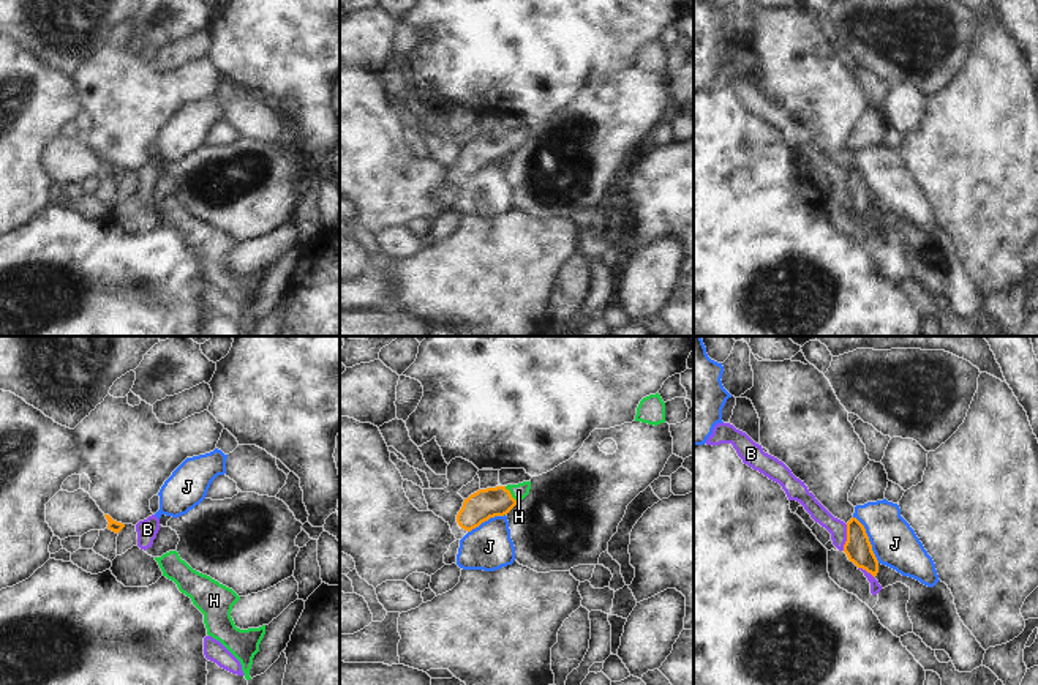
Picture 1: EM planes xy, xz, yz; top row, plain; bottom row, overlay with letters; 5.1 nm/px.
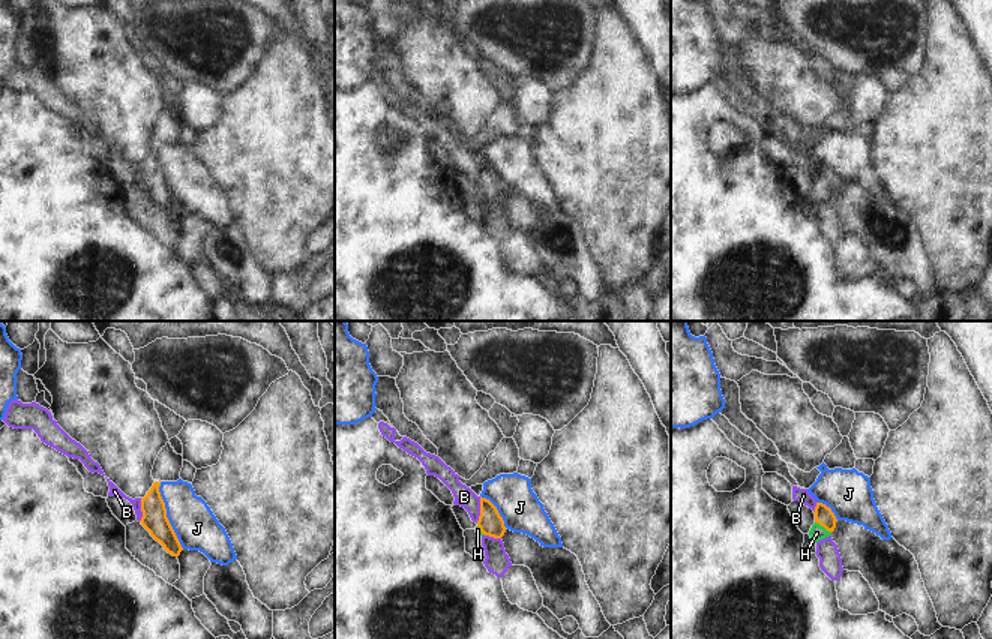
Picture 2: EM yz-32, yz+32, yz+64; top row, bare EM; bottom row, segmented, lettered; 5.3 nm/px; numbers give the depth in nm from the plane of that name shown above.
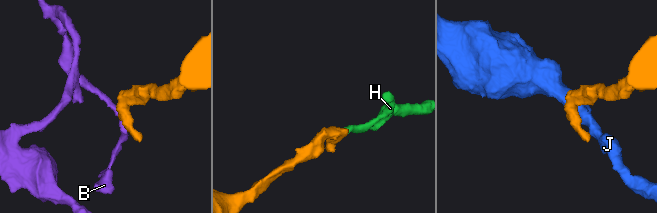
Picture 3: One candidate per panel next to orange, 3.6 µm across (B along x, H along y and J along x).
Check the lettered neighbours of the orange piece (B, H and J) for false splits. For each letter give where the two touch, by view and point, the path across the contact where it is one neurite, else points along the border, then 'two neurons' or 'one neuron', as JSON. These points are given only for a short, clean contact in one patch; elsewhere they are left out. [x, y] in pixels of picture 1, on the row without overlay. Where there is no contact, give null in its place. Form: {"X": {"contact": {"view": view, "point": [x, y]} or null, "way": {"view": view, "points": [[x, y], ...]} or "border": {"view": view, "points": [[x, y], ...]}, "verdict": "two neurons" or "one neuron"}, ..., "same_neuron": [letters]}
{"B": {"contact": {"view": "yz", "point": [847, 183]}, "border": {"view": "yz", "points": [[847, 171], [847, 187], [842, 196]]}, "verdict": "two neurons"}, "H": {"contact": {"view": "xz", "point": [511, 141]}, "way": {"view": "xz", "points": [[479, 153], [511, 141], [518, 138]]}, "verdict": "one neuron"}, "J": {"contact": {"view": "yz", "point": [868, 187]}, "border": {"view": "yz", "points": [[853, 163], [863, 172], [879, 209]]}, "verdict": "two neurons"}, "same_neuron": ["H"]}

